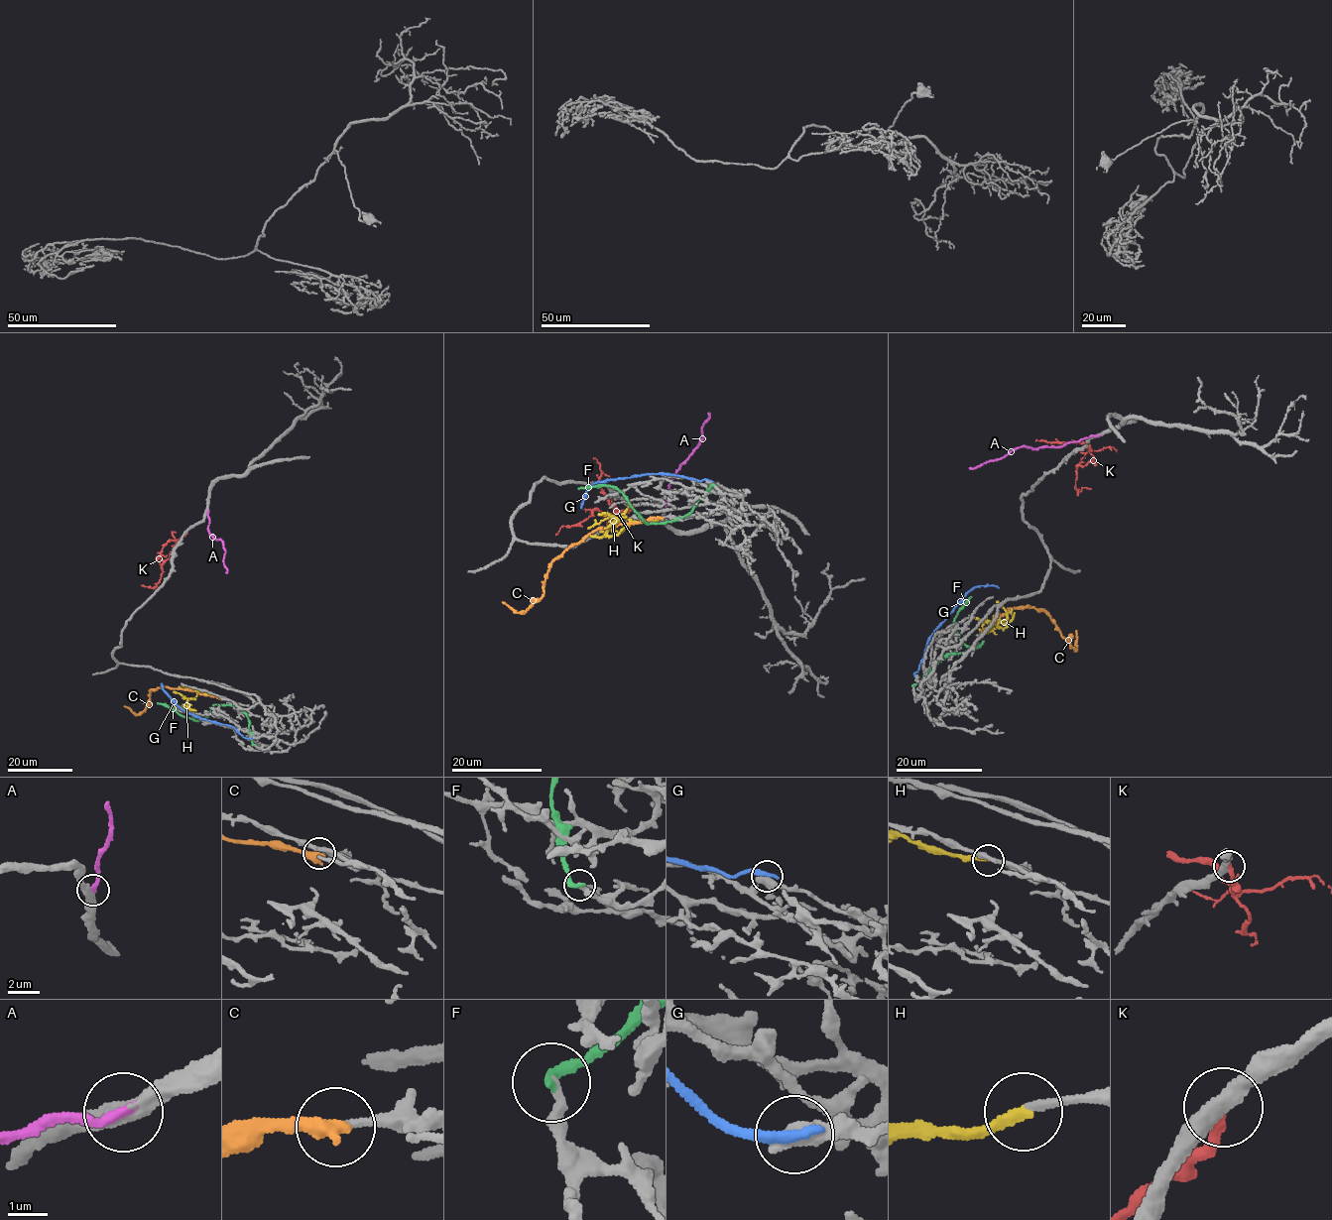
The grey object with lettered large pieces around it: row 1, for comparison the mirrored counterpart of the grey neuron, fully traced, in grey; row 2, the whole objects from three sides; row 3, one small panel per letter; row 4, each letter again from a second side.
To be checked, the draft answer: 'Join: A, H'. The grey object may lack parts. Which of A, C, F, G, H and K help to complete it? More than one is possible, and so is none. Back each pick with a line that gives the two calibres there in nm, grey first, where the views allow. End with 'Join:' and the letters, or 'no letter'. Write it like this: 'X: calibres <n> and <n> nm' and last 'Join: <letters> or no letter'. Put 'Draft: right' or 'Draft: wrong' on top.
Draft: right
A: calibres 440 and 280 nm
H: calibres 200 and 240 nm
Join: A, H

